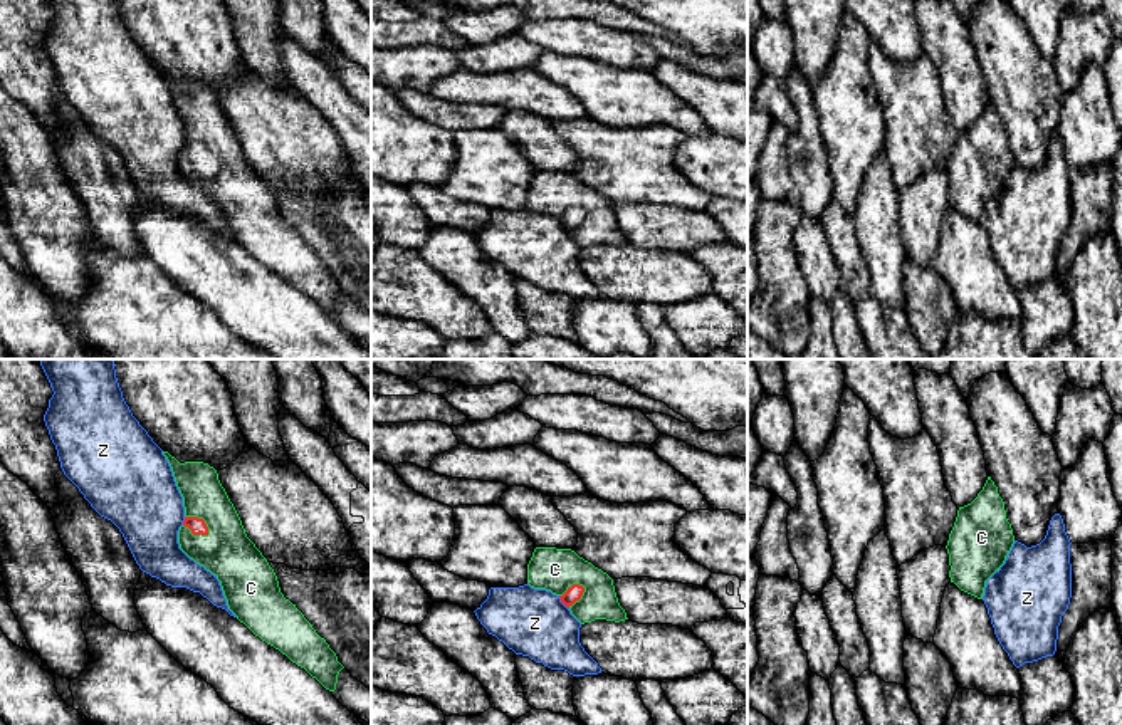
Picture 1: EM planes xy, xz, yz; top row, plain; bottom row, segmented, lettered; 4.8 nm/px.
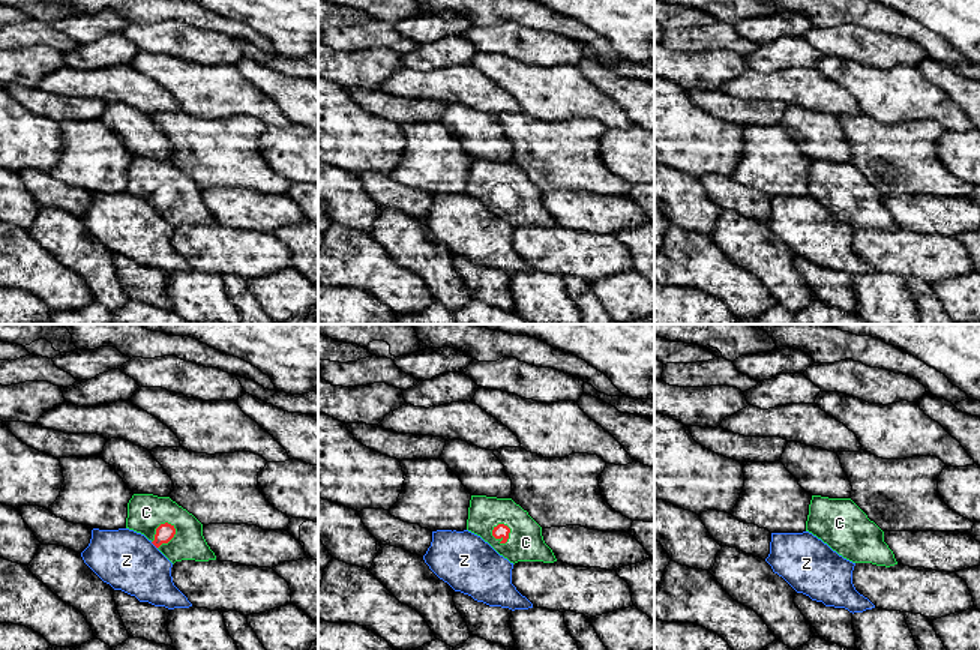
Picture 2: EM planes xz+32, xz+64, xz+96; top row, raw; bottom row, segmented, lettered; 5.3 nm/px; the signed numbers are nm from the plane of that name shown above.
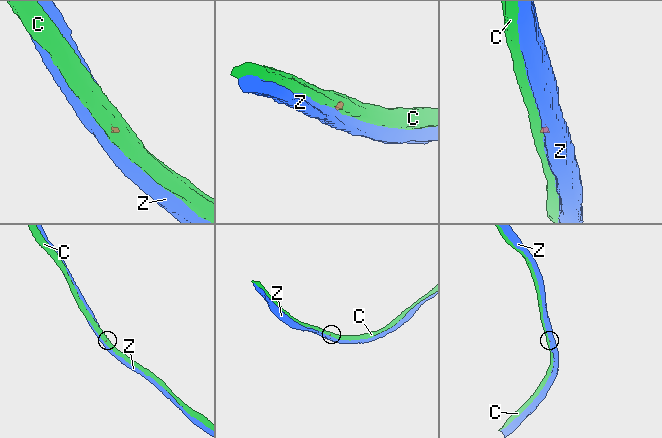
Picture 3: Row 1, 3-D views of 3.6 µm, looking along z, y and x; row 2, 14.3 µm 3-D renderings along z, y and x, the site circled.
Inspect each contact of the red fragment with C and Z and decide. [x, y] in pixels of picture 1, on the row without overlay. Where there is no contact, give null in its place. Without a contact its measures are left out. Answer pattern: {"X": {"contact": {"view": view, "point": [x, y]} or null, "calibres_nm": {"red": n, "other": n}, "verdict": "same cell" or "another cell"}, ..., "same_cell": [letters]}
{"C": {"contact": {"view": "xy", "point": [202, 143]}, "calibres_nm": {"red": 80, "other": 240}, "verdict": "same cell"}, "Z": {"contact": {"view": "xz", "point": [563, 227]}, "calibres_nm": {"red": 70, "other": 320}, "verdict": "another cell"}, "same_cell": ["C"]}

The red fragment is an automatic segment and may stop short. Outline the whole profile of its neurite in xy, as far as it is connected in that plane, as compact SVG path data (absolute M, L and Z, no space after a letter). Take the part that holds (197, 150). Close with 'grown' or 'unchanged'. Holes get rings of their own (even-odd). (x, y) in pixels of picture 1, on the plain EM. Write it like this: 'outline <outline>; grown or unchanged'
outline M168 76L163 79L183 121L180 173L220 205L227 230L240 247L334 316L344 290L280 216L274 193L247 161L217 94L203 86L180 87Z; grown

